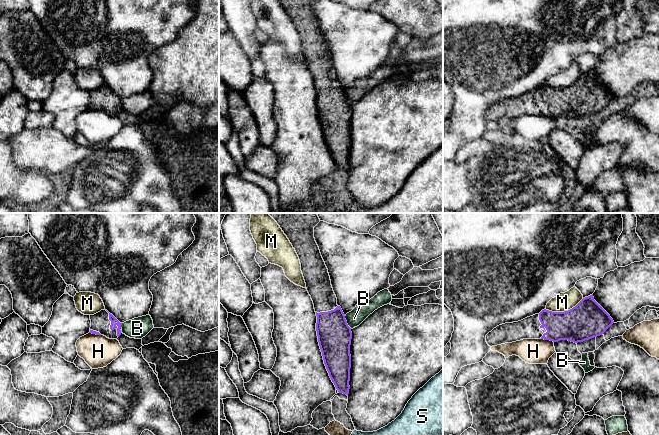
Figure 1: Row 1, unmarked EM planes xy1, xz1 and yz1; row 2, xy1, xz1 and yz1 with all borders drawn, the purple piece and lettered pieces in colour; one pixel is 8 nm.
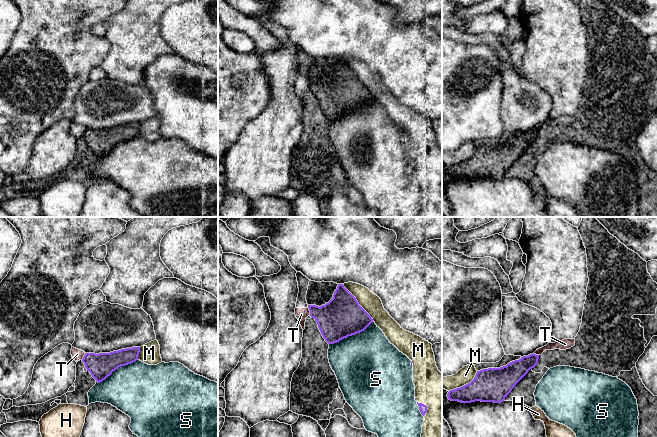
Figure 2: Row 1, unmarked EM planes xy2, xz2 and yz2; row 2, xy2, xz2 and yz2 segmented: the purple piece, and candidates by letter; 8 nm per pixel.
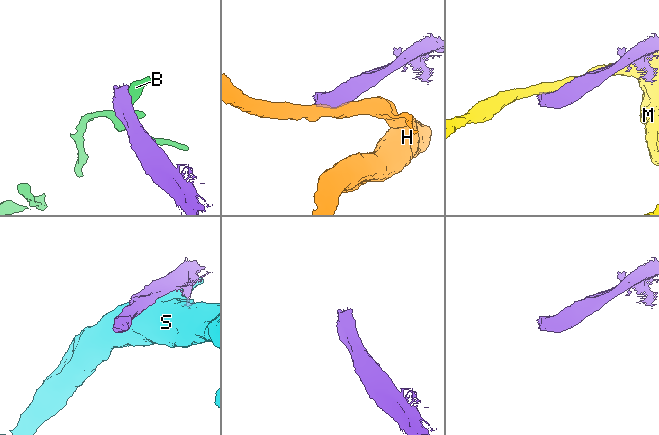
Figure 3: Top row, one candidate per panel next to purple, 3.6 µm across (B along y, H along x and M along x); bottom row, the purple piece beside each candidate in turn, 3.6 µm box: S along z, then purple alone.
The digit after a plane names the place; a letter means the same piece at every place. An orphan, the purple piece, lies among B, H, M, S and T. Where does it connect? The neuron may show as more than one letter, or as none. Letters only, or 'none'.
none

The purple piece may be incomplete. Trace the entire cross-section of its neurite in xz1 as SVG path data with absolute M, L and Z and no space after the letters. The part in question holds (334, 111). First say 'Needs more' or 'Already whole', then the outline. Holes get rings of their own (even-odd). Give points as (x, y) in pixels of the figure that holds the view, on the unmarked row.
Needs more. M278 0L295 25L317 92L316 107L324 140L339 169L349 170L351 104L333 67L328 45L314 14L317 0Z

